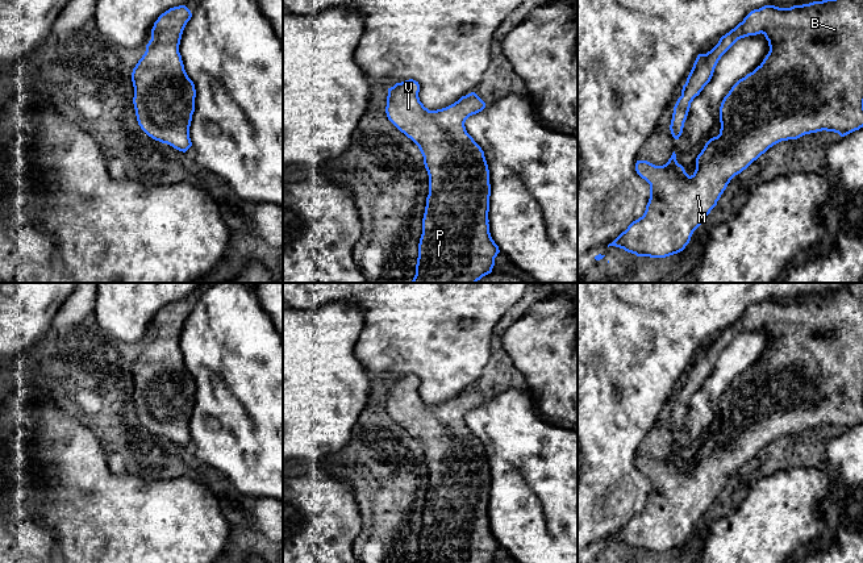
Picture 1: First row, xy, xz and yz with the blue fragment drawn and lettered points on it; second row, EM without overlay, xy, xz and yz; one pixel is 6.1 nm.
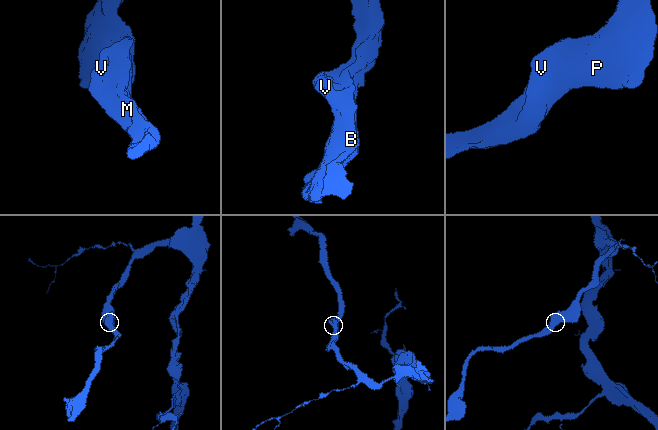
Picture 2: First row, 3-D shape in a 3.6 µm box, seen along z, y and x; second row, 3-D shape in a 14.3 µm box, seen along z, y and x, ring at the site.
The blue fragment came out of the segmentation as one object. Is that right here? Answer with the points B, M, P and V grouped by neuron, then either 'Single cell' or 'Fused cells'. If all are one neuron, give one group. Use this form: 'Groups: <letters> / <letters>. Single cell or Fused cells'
Groups: B M P V. Single cell

